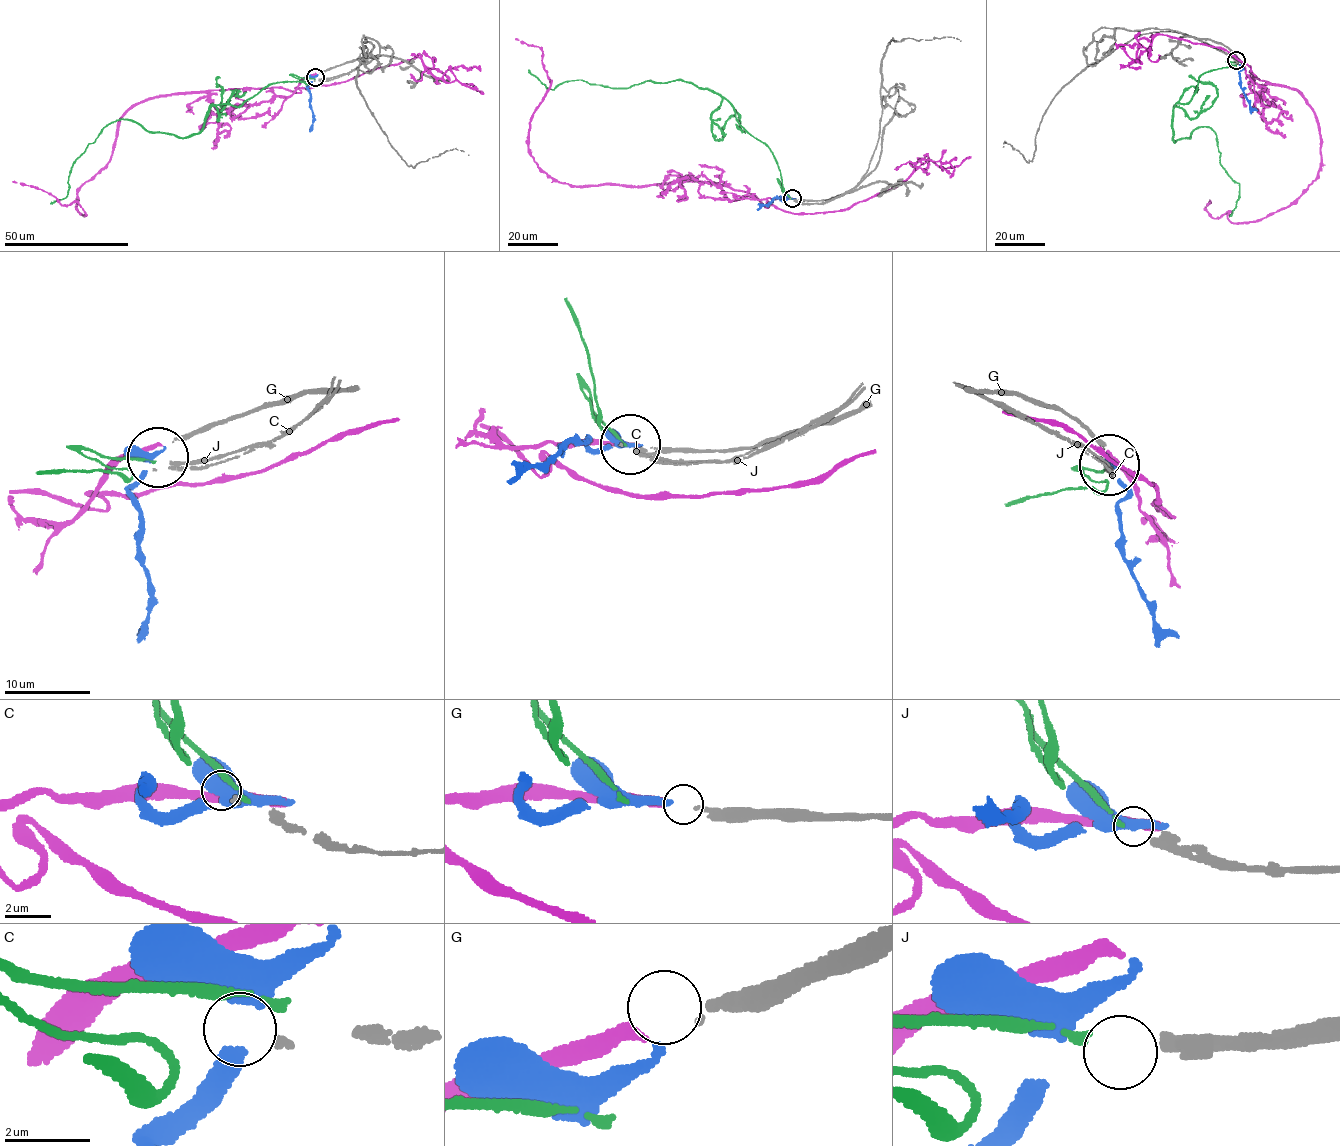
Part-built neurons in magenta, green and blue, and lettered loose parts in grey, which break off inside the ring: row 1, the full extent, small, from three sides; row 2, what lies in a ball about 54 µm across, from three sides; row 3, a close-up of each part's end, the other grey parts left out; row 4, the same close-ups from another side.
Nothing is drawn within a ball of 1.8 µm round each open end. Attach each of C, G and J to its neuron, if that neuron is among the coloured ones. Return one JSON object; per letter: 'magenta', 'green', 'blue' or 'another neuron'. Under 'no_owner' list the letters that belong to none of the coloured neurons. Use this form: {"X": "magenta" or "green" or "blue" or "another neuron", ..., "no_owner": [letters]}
{"C": "another neuron", "G": "magenta", "J": "green", "no_owner": ["C"]}

